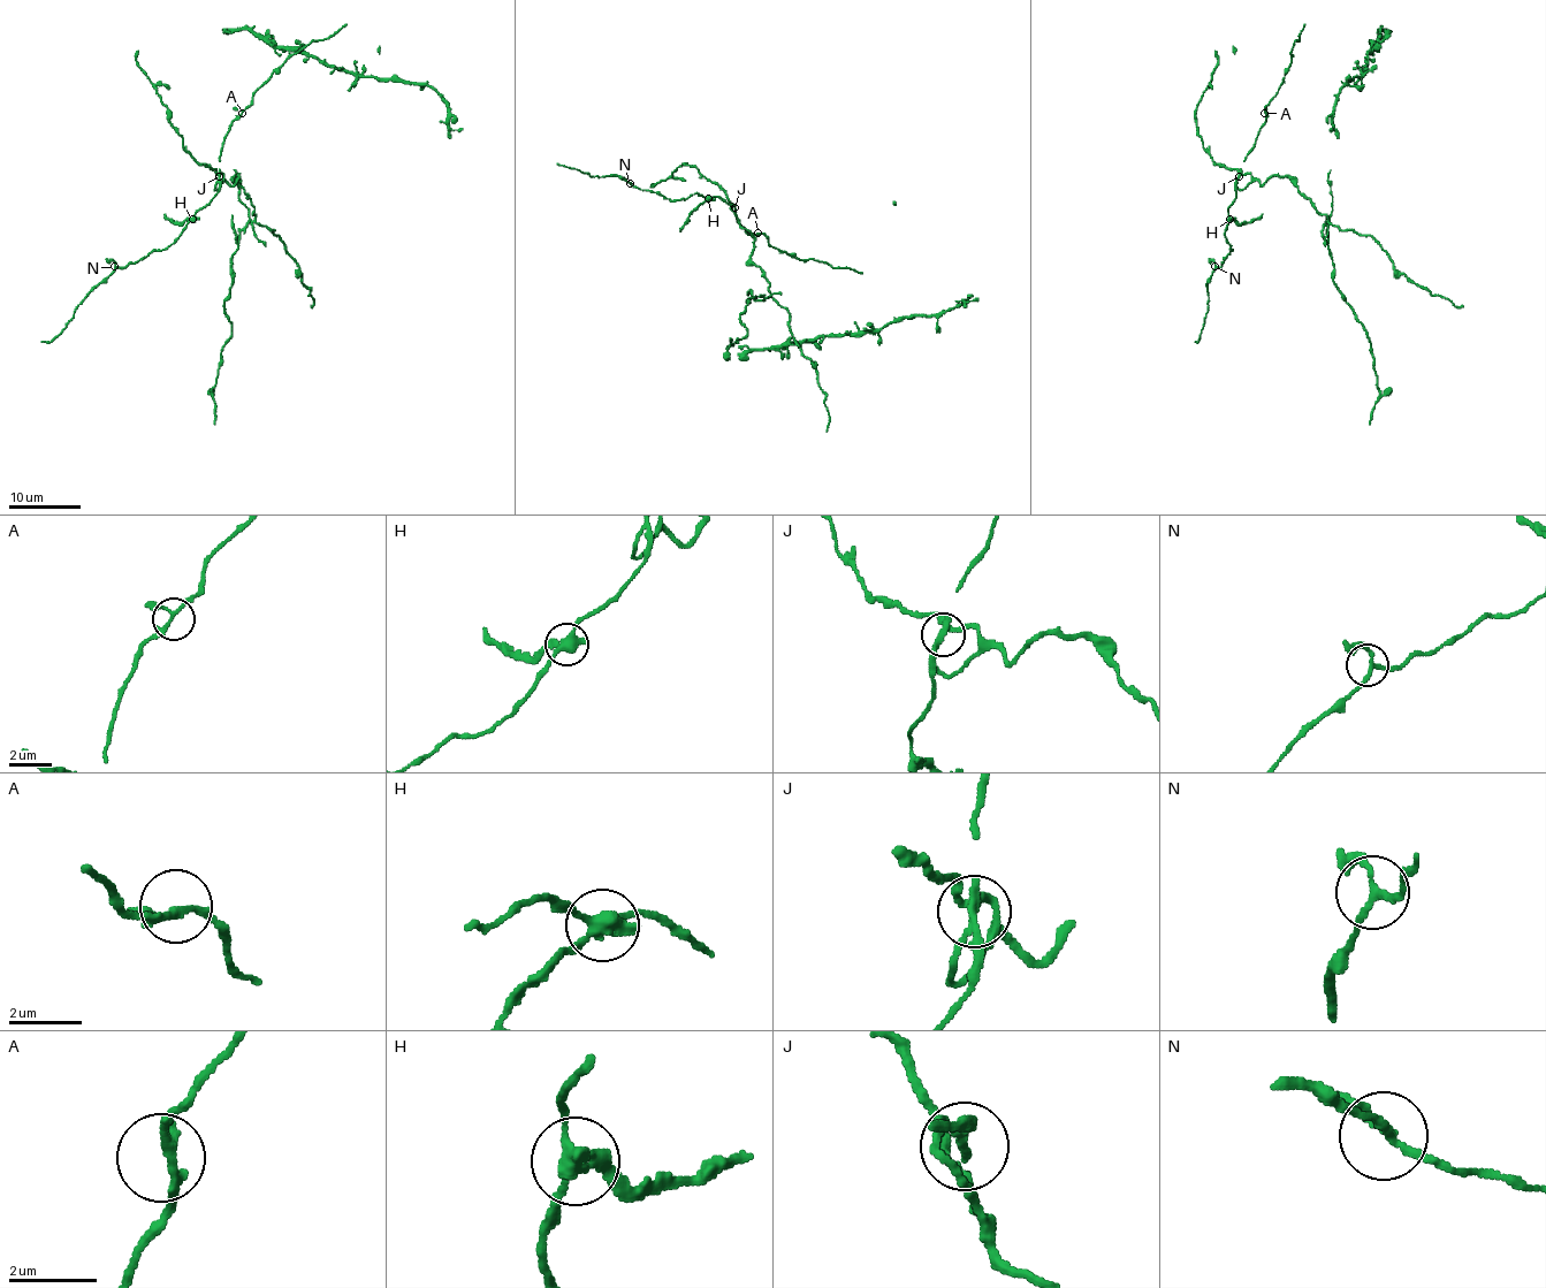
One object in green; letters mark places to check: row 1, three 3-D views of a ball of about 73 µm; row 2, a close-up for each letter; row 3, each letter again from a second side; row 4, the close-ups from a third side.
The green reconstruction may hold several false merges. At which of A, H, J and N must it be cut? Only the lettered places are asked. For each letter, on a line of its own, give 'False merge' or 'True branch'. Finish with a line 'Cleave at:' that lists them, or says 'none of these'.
A: True branch
H: False merge
J: False merge
N: True branch
Cleave at: H, J

